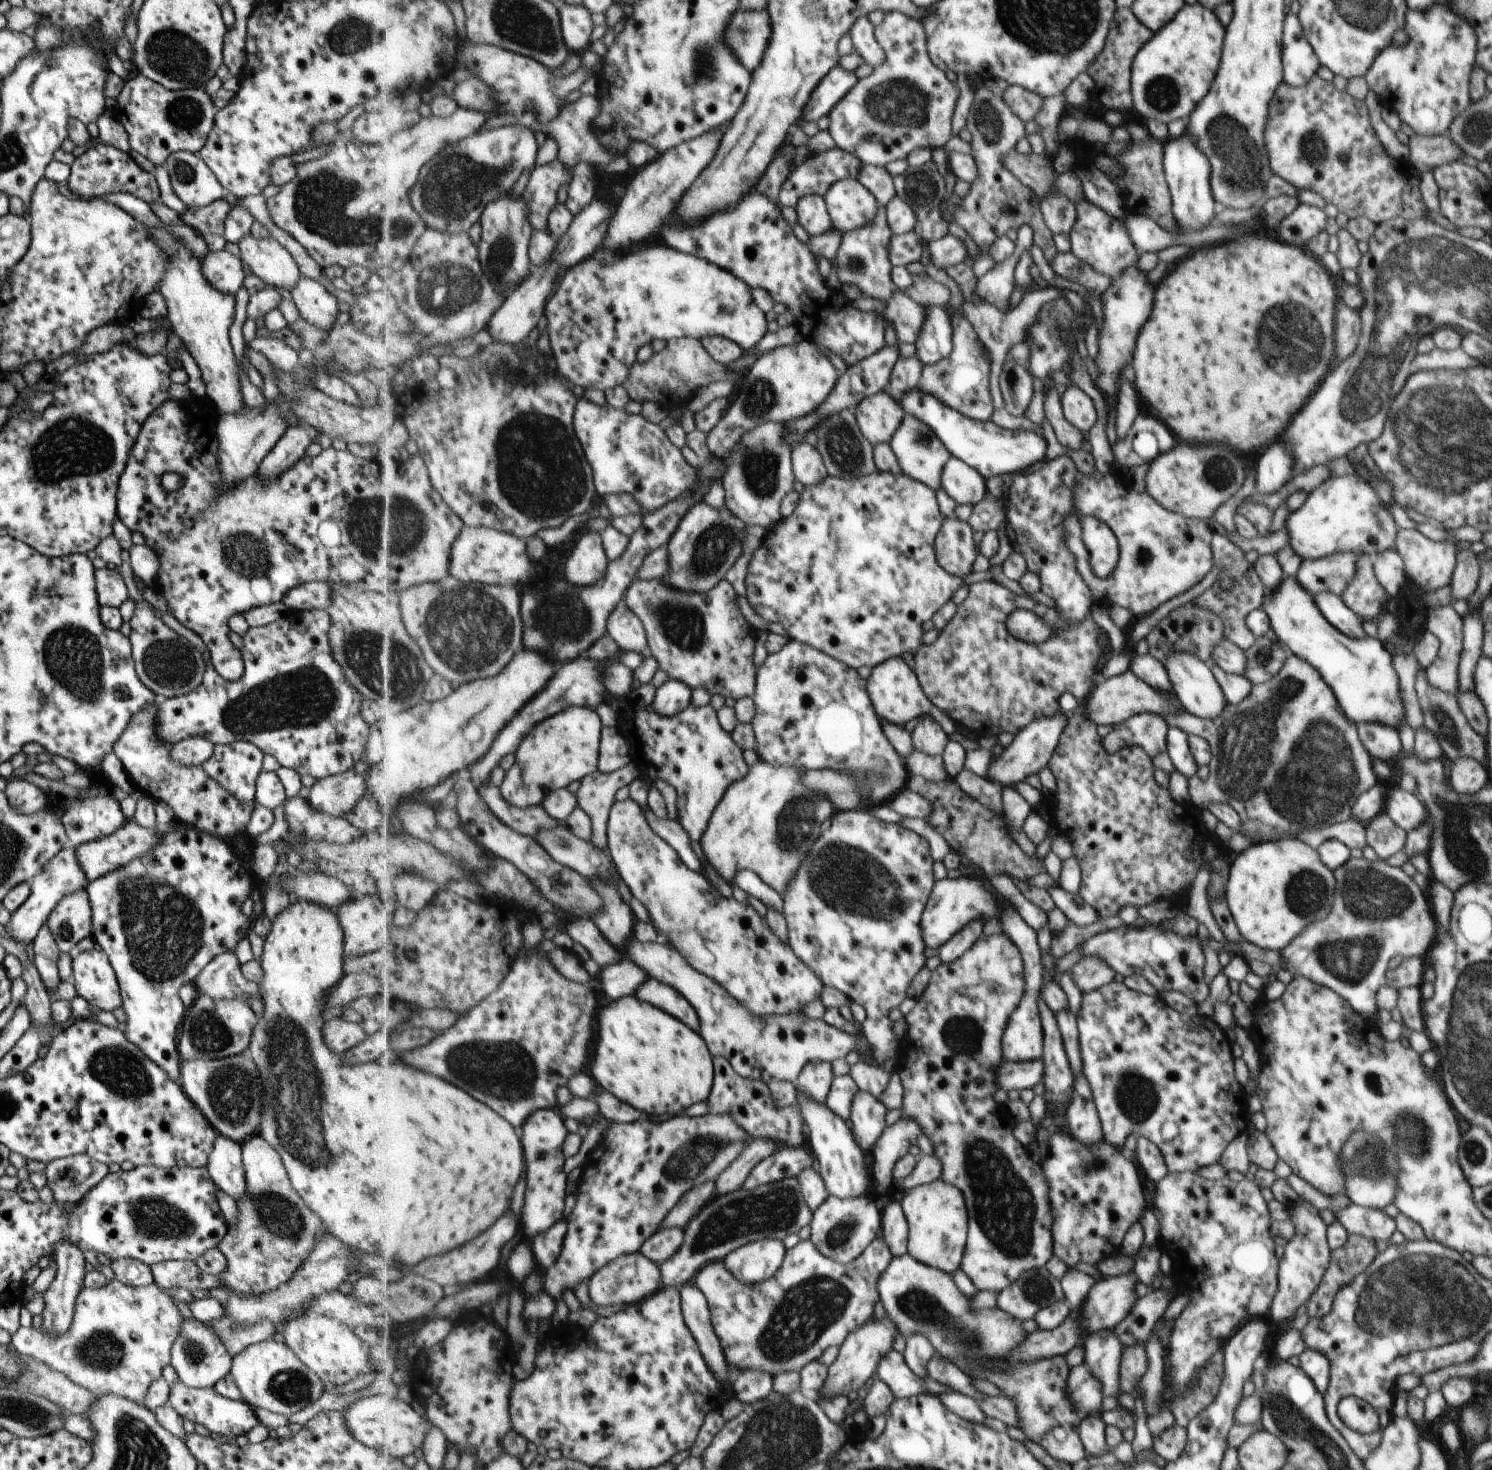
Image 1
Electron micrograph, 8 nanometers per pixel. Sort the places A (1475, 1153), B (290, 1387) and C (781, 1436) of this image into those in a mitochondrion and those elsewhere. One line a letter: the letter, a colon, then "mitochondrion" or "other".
A: mitochondrion
B: mitochondrion
C: mitochondrion

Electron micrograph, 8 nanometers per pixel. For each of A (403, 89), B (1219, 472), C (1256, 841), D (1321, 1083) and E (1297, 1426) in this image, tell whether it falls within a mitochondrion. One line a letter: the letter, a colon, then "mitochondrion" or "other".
A: other
B: mitochondrion
C: other
D: other
E: mitochondrion

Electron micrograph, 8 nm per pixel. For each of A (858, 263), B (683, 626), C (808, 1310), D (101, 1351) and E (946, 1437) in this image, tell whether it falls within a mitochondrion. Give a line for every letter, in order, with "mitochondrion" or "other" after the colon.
A: mitochondrion
B: mitochondrion
C: mitochondrion
D: mitochondrion
E: other

